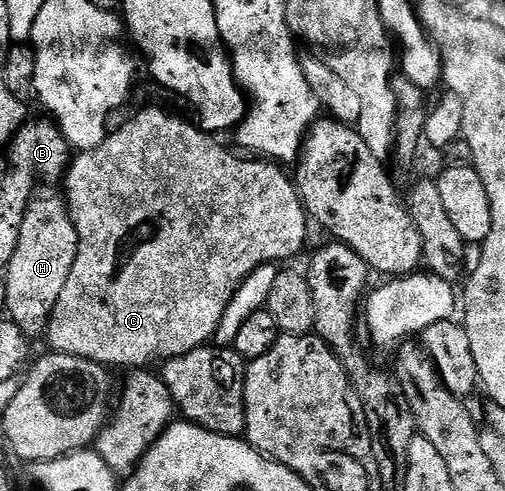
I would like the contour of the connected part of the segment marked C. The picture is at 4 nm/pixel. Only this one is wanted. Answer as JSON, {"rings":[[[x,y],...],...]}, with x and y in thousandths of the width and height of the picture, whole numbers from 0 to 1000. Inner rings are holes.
{"rings":[[[291,218],[275,226],[253,251],[222,265],[200,295],[182,308],[158,308],[139,326],[129,350],[129,403],[141,448],[152,466],[152,532],[137,548],[137,572],[113,605],[113,621],[93,662],[89,690],[101,697],[99,713],[111,723],[168,727],[186,739],[200,739],[214,752],[251,747],[250,752],[283,752],[293,743],[313,741],[343,727],[374,719],[382,711],[416,701],[426,688],[426,672],[469,589],[489,570],[493,556],[529,536],[558,538],[558,527],[576,527],[600,511],[608,495],[608,454],[612,440],[592,407],[592,393],[574,354],[558,338],[537,328],[515,328],[505,320],[471,324],[457,308],[448,308],[432,291],[424,273],[412,271],[384,248],[368,251],[354,234],[337,234],[315,218]]]}

